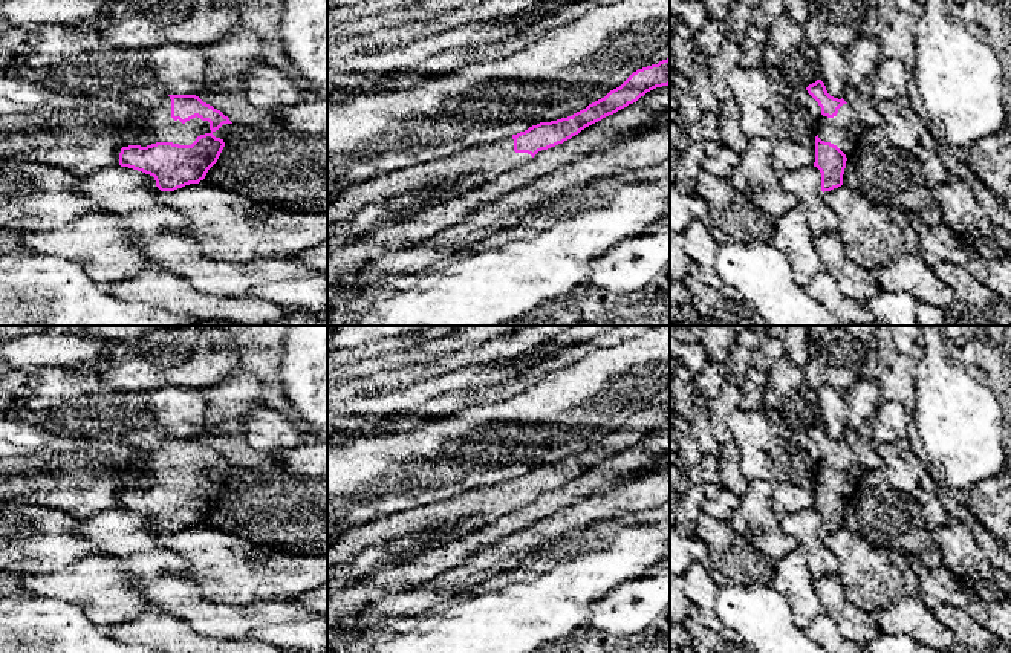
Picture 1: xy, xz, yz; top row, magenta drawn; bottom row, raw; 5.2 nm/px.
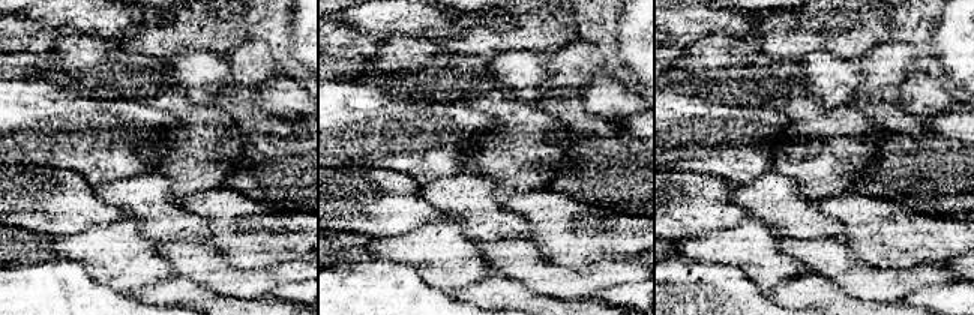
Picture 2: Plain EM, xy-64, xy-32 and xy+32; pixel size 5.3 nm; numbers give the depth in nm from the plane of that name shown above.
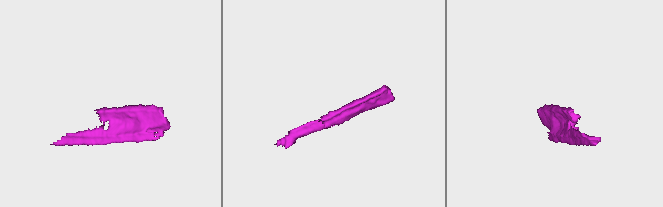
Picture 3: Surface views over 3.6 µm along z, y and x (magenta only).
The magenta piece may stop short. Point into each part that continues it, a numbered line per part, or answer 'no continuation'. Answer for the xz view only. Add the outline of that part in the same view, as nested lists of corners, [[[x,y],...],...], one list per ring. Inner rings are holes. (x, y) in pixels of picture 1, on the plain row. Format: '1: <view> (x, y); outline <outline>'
1: xz (471, 510); outline [[[512,479],[483,485],[483,486],[474,486],[471,489],[460,491],[460,492],[450,495],[447,499],[442,499],[439,502],[431,502],[428,505],[416,506],[413,509],[413,529],[405,531],[405,532],[399,534],[398,537],[422,534],[422,532],[430,534],[428,538],[419,547],[408,552],[407,557],[411,557],[425,547],[442,546],[451,540],[456,540],[466,534],[488,528],[488,526],[494,525],[500,517],[503,517],[515,509],[520,509],[531,502],[532,502],[532,499],[528,495],[515,495],[514,494]]]

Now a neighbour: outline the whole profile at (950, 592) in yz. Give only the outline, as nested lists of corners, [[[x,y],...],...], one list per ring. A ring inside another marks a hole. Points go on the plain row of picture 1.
[[[912,557],[910,566],[919,578],[919,596],[925,601],[939,601],[962,609],[967,593],[961,587],[961,578],[942,563],[935,567],[924,566],[919,558]]]

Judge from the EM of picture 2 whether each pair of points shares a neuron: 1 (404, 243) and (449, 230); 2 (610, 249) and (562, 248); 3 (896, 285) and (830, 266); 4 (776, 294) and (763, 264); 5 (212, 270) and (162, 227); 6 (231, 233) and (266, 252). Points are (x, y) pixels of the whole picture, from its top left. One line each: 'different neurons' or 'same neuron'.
1: same neuron
2: same neuron
3: same neuron
4: different neurons
5: different neurons
6: same neuron

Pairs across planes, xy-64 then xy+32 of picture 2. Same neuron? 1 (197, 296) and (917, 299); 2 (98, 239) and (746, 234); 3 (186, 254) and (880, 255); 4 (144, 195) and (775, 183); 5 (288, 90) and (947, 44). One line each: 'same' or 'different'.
1: different
2: same
3: different
4: same
5: different

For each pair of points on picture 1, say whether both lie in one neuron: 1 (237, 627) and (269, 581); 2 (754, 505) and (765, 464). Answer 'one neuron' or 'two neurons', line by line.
1: two neurons
2: two neurons

